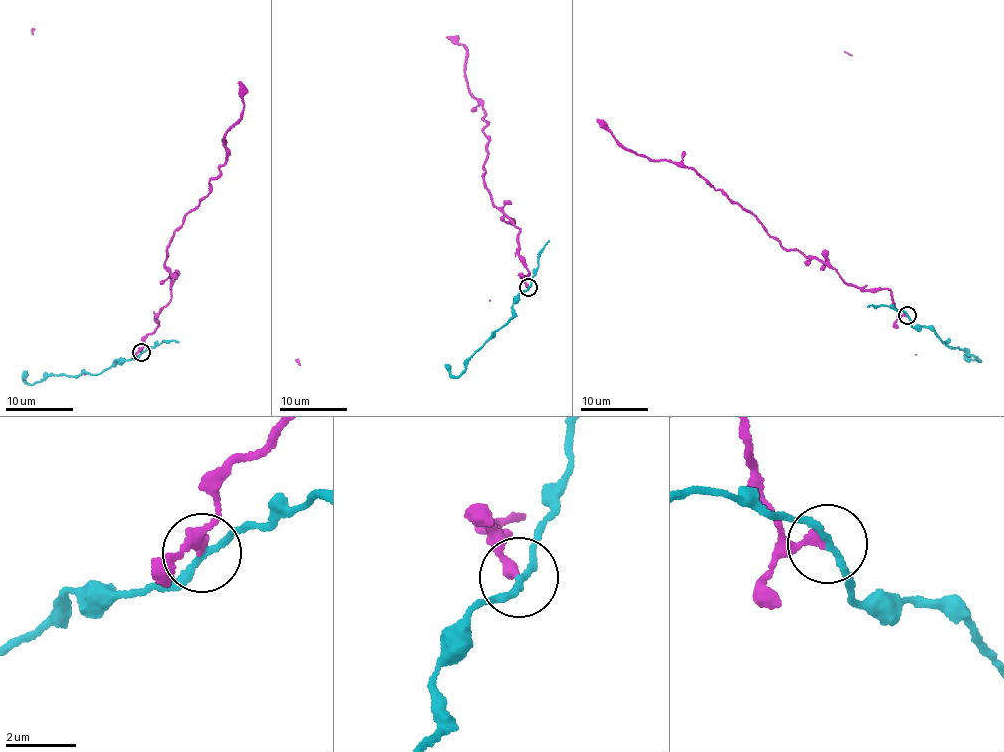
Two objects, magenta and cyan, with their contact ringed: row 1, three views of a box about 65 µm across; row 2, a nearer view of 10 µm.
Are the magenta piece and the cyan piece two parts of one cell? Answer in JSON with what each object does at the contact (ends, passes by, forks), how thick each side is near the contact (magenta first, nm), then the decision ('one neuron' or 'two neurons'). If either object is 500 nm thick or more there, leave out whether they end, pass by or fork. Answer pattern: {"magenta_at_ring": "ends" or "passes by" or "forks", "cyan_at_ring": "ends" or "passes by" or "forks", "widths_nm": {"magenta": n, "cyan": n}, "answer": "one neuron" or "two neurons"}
{"magenta_at_ring": "ends", "cyan_at_ring": "passes by", "widths_nm": {"magenta": 300, "cyan": 180}, "answer": "two neurons"}

